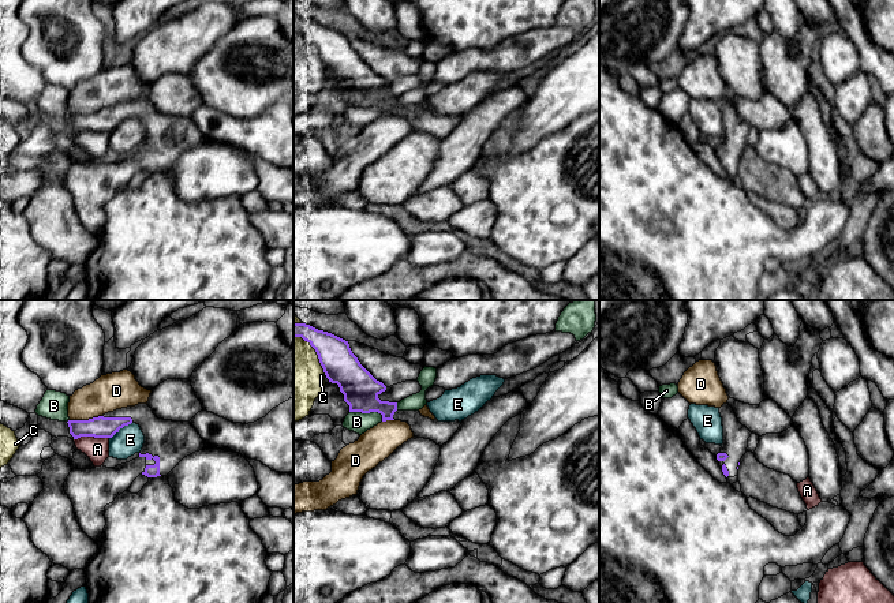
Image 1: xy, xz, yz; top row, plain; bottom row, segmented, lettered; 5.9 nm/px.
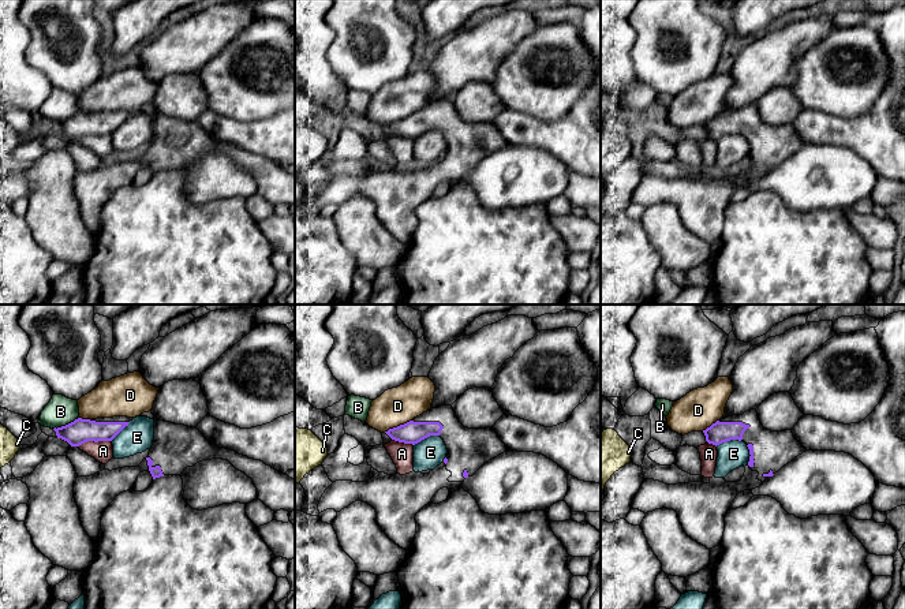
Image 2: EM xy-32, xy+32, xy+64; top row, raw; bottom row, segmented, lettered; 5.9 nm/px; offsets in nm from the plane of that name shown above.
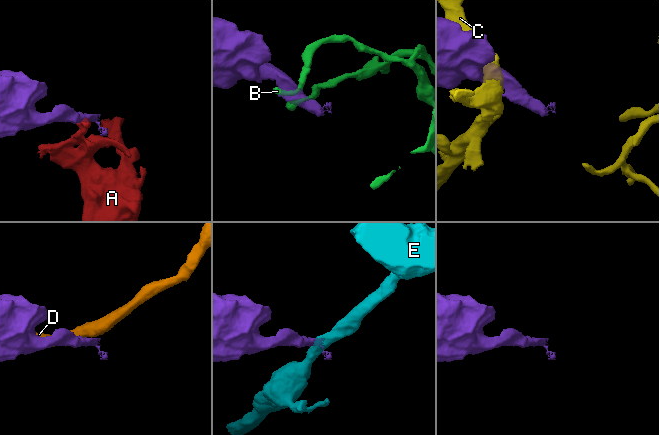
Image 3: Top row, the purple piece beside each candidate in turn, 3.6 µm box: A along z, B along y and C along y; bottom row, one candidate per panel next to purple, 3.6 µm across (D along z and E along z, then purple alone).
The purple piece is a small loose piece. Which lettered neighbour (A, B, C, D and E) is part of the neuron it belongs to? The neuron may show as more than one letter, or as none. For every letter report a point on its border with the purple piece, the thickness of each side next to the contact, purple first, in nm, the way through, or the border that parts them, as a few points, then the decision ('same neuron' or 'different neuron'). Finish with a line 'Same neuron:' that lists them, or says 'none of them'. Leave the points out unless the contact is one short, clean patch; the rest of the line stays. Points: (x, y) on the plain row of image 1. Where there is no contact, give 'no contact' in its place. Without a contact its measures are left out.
A: contact xy (90, 130); calibres 130 and 140 nm; border xy (108, 131), (78, 131), (74, 134); different neuron
B: contact xz (369, 107); calibres 220 and 120 nm; border xz (350, 105), (378, 107), (382, 115); different neuron
C: contact xz (315, 45); calibres 200 and 360 nm; different neuron
D: contact xy (85, 115); calibres 130 and 220 nm; border xy (101, 109), (68, 115); different neuron
E: contact xy (120, 122); calibres 130 and 170 nm; border xy (133, 116), (120, 122), (109, 133); different neuron
Same neuron: none of them

